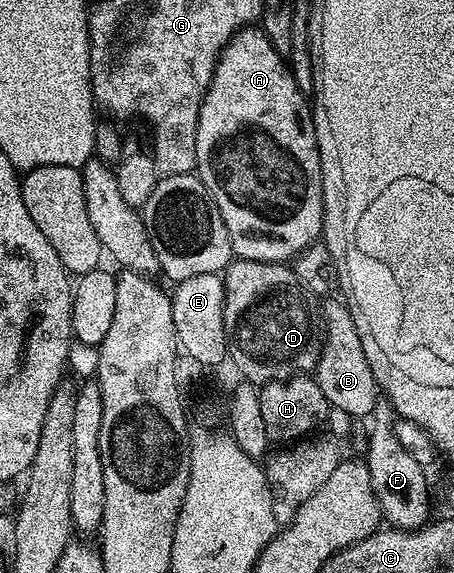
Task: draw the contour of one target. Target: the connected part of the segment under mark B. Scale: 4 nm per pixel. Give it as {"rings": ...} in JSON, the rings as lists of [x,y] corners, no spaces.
{"rings":[[[331,298],[321,308],[324,336],[320,358],[313,371],[313,377],[319,384],[320,391],[326,396],[330,407],[342,410],[352,419],[370,417],[379,387],[374,380],[373,370],[363,352],[362,340],[355,328],[354,318],[344,301]]]}

